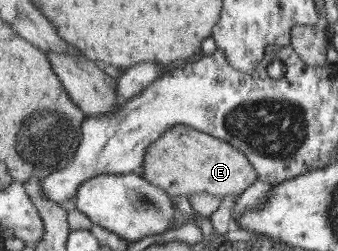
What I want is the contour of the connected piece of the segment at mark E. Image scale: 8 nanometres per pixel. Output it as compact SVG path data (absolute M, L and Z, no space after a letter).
M188 125L173 126L147 149L143 176L173 197L206 192L214 196L239 195L257 180L252 163L228 141Z

